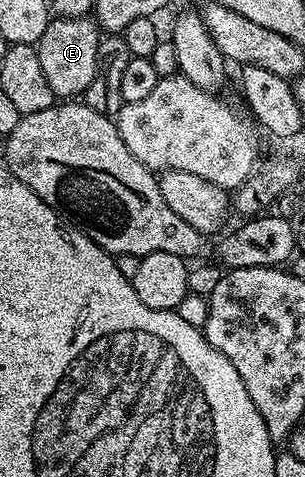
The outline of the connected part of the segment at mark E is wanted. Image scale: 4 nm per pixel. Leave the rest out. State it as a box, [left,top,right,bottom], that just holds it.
[37,17,101,97]

